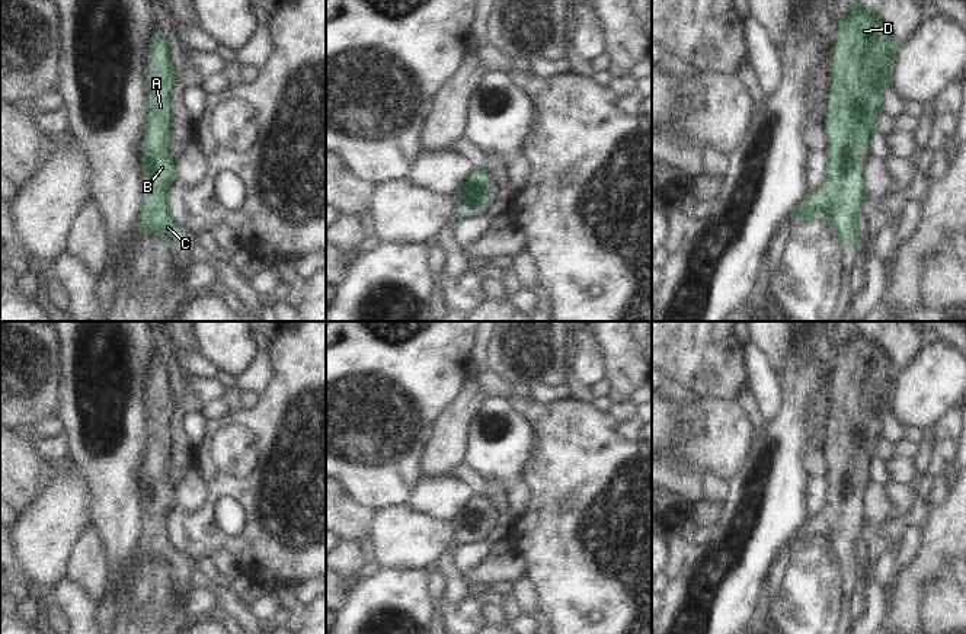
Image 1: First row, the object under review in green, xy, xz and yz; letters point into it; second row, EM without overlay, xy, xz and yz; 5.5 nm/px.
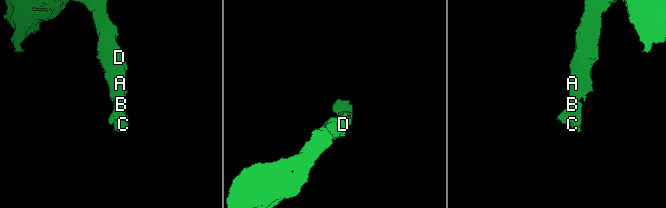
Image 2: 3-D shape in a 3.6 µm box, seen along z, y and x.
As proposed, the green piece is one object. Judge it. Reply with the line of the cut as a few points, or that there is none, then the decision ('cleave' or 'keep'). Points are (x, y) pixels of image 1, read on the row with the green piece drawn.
no cut | keep

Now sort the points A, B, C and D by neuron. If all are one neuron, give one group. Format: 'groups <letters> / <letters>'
groups A B C D

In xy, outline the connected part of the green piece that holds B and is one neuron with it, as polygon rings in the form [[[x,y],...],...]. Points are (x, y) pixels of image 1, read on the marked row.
[[[160,29],[154,33],[148,48],[148,81],[150,81],[150,116],[141,150],[145,154],[143,161],[144,196],[140,214],[140,230],[172,241],[183,233],[183,225],[177,224],[170,208],[170,186],[177,179],[175,161],[167,156],[173,143],[173,102],[176,89],[176,74],[170,63],[170,49]]]

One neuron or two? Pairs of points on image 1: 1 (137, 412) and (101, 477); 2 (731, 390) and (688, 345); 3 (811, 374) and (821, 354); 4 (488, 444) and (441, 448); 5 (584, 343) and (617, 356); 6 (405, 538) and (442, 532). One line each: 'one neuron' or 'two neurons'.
1: one neuron
2: one neuron
3: two neurons
4: two neurons
5: two neurons
6: one neuron

